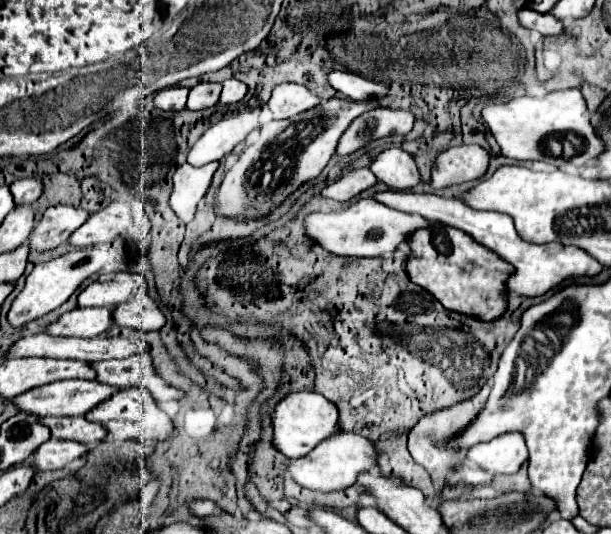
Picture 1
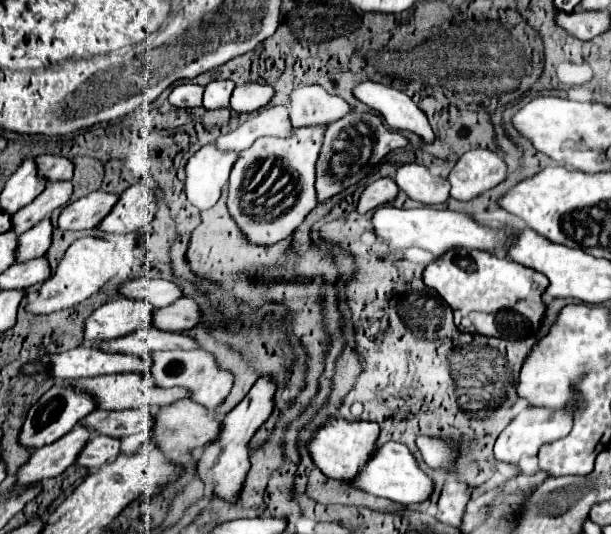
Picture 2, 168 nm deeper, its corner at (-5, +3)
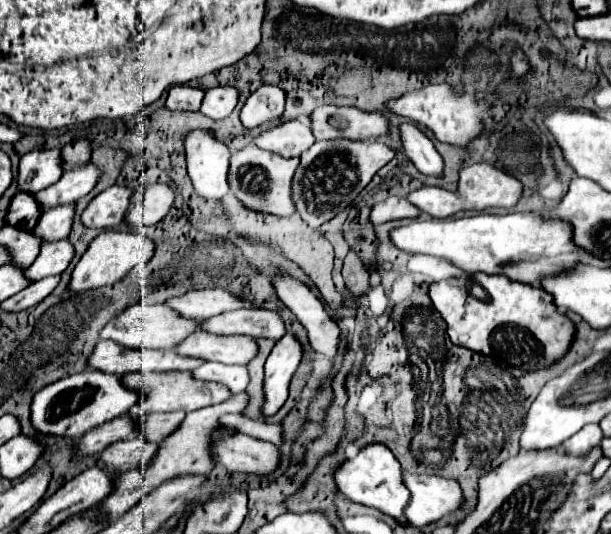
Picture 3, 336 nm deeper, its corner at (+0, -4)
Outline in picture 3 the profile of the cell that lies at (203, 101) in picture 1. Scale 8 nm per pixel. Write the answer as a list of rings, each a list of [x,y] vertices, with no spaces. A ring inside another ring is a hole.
[[[229,85],[207,89],[205,99],[201,103],[201,113],[211,119],[225,119],[235,109],[237,101],[239,101],[239,93]]]

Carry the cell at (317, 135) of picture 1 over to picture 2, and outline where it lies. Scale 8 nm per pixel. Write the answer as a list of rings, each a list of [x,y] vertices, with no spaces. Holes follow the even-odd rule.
[[[320,126],[294,130],[294,138],[286,140],[258,138],[258,142],[240,152],[228,182],[228,210],[242,226],[248,242],[268,246],[280,242],[314,210],[314,162],[318,160],[324,130]]]

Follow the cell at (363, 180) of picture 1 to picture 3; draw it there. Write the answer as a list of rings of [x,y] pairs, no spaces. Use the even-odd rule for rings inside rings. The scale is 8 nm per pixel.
[[[387,197],[385,201],[381,203],[375,203],[371,207],[371,223],[373,225],[379,225],[379,223],[385,223],[385,221],[393,221],[393,219],[415,219],[419,217],[419,209],[415,205],[411,205],[407,199],[403,197]]]

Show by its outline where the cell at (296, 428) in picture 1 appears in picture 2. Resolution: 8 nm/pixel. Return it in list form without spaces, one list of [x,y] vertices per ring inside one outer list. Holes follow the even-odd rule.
[[[332,418],[314,434],[310,442],[310,454],[324,476],[352,482],[354,478],[358,478],[360,468],[370,462],[370,458],[378,452],[378,436],[380,428],[376,422],[346,422],[340,418]]]

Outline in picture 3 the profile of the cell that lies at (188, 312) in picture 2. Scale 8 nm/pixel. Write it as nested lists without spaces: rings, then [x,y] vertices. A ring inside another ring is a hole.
[[[235,309],[199,321],[199,329],[217,335],[251,335],[279,339],[285,335],[281,317],[275,311],[263,309]]]

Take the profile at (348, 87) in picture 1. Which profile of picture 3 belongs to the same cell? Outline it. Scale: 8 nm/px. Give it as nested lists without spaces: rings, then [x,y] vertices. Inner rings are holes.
[[[401,123],[399,135],[403,141],[405,155],[415,163],[415,167],[423,175],[441,175],[443,173],[443,159],[433,147],[433,141],[415,125]]]

